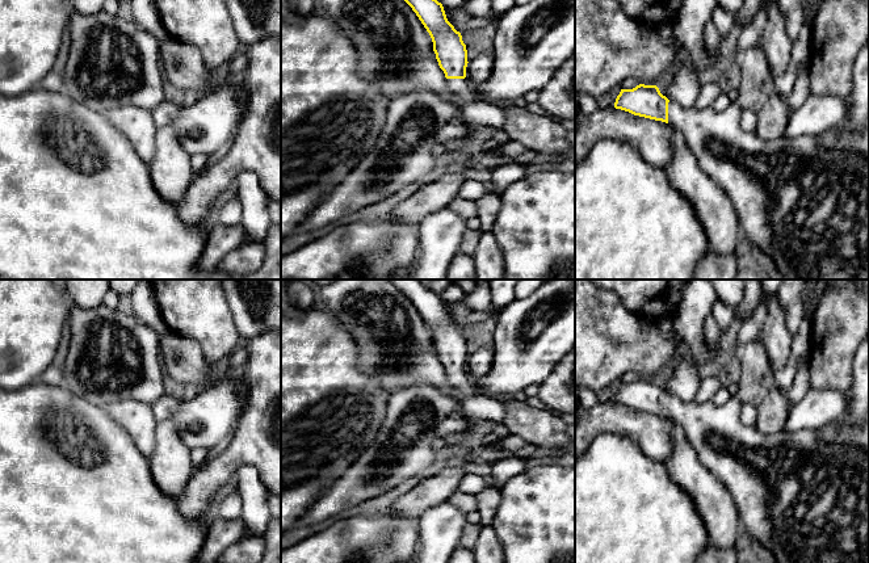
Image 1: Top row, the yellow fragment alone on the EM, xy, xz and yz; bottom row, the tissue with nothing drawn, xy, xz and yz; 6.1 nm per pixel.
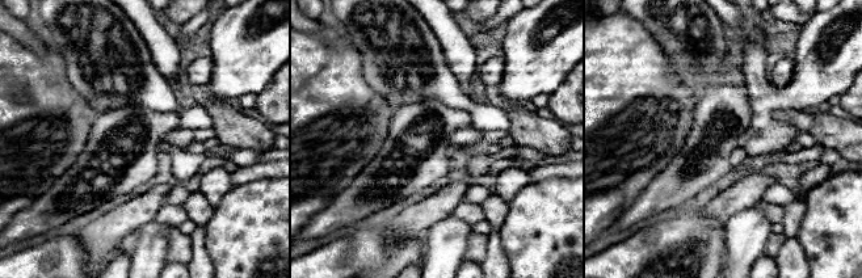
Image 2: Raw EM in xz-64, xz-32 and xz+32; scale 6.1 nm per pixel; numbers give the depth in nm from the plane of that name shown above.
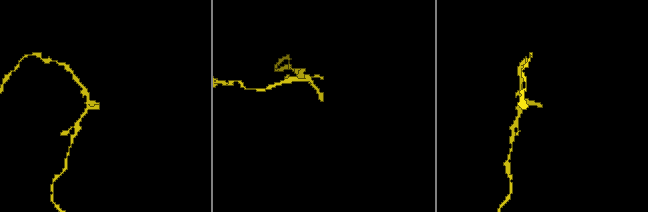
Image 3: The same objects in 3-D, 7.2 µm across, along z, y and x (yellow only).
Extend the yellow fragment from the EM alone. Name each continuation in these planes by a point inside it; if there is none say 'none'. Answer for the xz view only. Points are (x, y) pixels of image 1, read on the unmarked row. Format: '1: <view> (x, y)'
1: xz (532, 335)

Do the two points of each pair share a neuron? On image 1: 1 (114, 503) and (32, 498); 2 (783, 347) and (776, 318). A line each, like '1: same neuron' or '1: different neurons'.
1: same neuron
2: same neuron

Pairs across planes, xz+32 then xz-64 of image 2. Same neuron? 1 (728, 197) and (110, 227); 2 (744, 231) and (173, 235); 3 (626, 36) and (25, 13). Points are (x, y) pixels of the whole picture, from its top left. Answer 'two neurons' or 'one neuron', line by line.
1: one neuron
2: two neurons
3: two neurons

